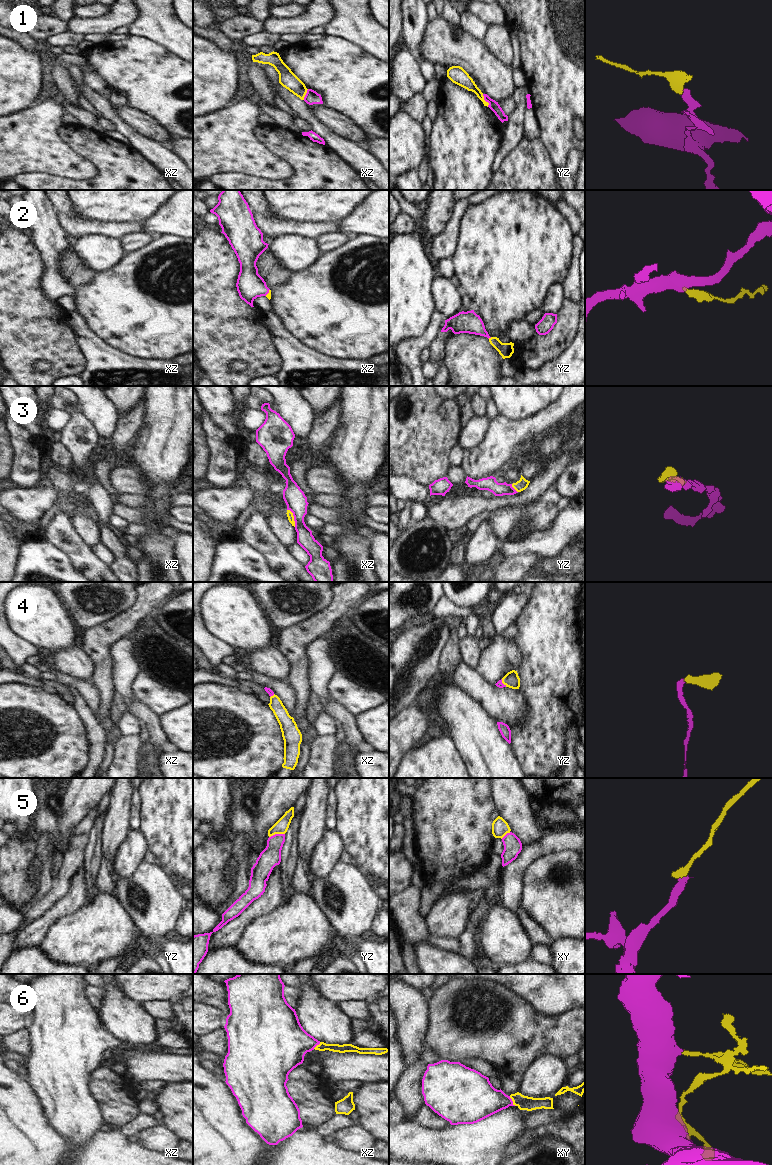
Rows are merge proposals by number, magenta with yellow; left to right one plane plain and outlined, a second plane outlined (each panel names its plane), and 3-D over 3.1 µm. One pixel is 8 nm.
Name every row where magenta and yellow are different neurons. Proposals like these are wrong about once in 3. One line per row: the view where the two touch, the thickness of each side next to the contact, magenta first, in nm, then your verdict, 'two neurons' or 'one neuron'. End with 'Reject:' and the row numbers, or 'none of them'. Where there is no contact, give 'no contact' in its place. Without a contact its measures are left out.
1: contact in yz; calibres 80 and 120 nm; two neurons
2: contact in yz; calibres 180 and 120 nm; one neuron
3: contact in xz; calibres 170 and 50 nm; two neurons
4: contact in yz; calibres 50 and 120 nm; one neuron
5: contact in yz; calibres 160 and 110 nm; two neurons
6: contact in xy; calibres 280 and 110 nm; one neuron
Reject: 1, 3, 5

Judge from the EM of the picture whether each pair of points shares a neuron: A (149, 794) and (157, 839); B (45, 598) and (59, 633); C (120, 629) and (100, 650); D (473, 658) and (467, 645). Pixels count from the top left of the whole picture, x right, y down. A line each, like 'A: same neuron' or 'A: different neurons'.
A: same neuron
B: same neuron
C: same neuron
D: same neuron

